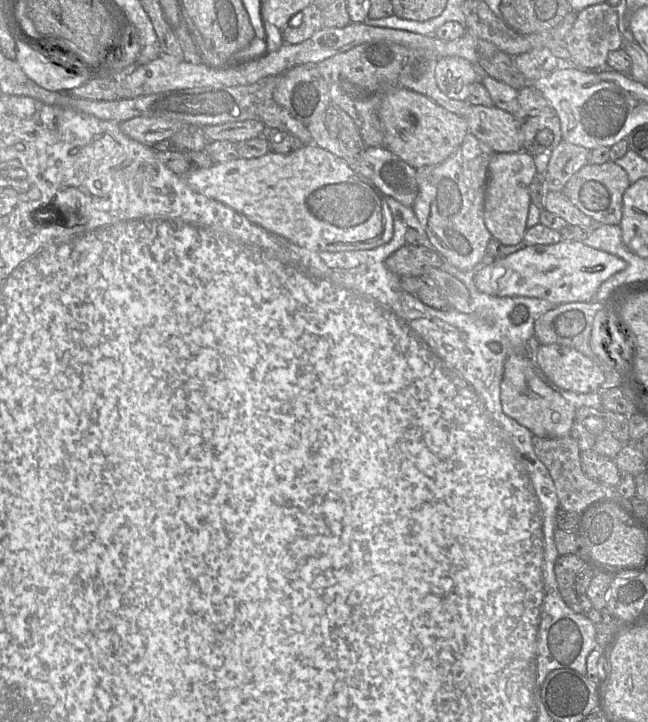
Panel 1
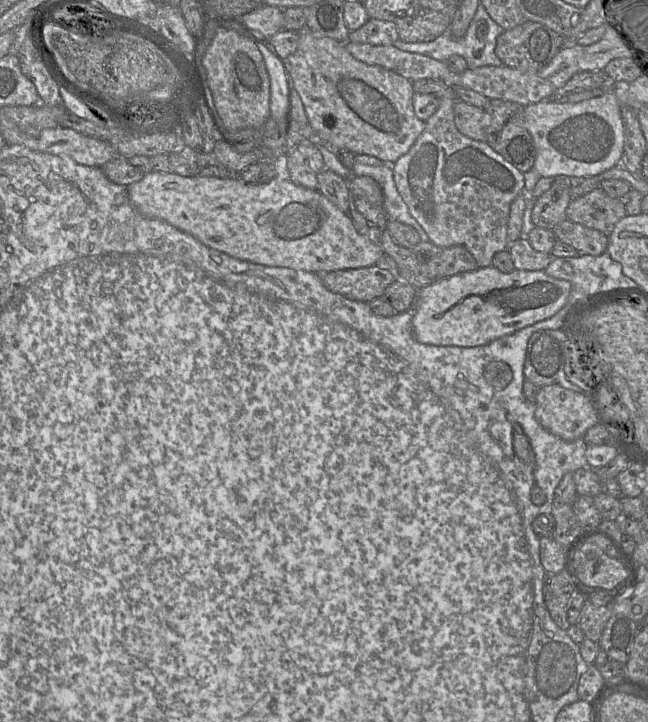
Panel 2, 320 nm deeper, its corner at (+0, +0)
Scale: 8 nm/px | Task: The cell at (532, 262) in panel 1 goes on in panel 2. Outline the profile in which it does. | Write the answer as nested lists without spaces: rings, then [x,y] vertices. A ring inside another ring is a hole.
[[[492,265],[479,267],[417,290],[413,335],[418,342],[433,346],[483,346],[553,316],[566,304],[570,292],[568,280],[551,277],[544,270],[503,273]]]

